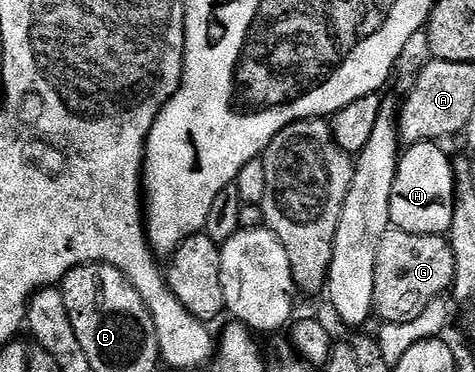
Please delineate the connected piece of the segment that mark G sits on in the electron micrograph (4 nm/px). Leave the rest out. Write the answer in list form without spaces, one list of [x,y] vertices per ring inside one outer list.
[[[390,227],[383,235],[379,255],[375,259],[375,295],[373,308],[376,316],[385,323],[407,323],[423,311],[432,301],[444,298],[453,288],[455,275],[455,255],[448,240],[435,233],[408,233],[402,229]]]

